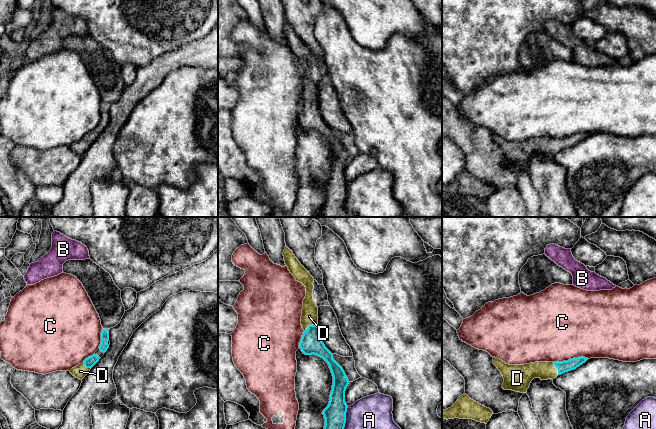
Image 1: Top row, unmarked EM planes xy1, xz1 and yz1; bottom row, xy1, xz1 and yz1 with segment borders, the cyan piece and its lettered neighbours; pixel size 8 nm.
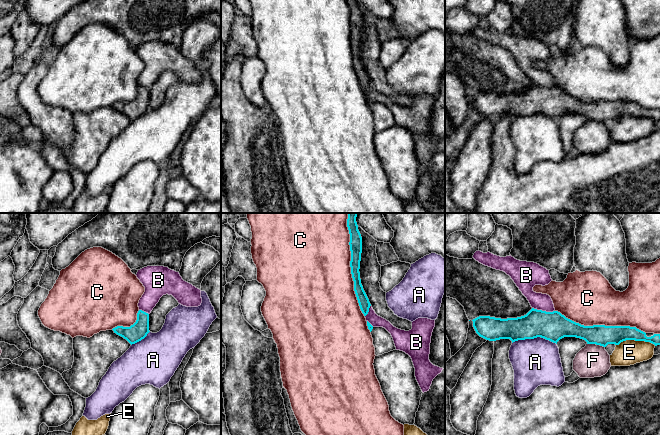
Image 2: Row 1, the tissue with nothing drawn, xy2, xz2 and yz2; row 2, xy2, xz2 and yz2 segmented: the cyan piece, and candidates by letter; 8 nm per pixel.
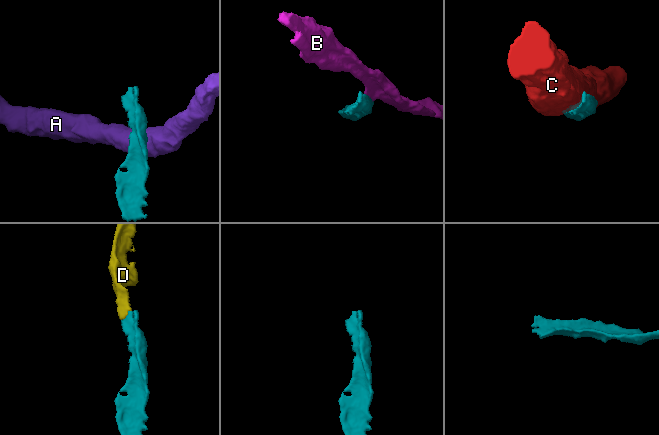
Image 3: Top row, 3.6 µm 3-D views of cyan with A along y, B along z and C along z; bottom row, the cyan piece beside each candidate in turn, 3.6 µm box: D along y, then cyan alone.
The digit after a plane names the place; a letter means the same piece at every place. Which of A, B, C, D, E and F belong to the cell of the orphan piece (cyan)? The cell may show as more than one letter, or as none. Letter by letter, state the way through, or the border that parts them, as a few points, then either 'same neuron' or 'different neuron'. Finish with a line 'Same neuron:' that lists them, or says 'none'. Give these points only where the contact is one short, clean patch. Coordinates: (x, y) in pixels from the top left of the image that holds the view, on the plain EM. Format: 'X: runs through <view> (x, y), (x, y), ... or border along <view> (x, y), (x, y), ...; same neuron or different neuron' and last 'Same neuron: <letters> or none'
A: border along yz2 (512, 118), (518, 115), (543, 113), (556, 120); different neuron
B: border along yz2 (532, 83), (538, 86), (554, 87); different neuron
C: different neuron
D: runs through xz1 (311, 119), (310, 101), (309, 92); same neuron
E: different neuron
F: border along yz2 (587, 119), (595, 119), (604, 123); different neuron
Same neuron: D

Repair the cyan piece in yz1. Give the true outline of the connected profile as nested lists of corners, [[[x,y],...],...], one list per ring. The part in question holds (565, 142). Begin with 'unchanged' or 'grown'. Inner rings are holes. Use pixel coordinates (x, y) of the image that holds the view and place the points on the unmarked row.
grown | [[[493,133],[493,140],[501,148],[504,166],[526,169],[534,154],[554,155],[558,151],[571,147],[588,136],[585,133],[573,134],[563,138],[535,138],[524,141],[509,141]]]

